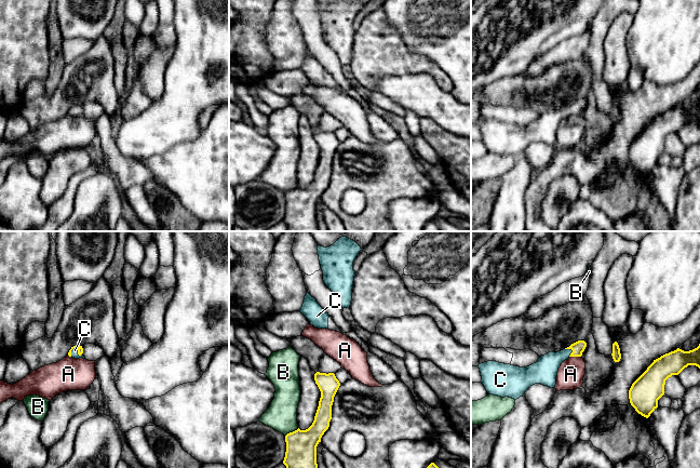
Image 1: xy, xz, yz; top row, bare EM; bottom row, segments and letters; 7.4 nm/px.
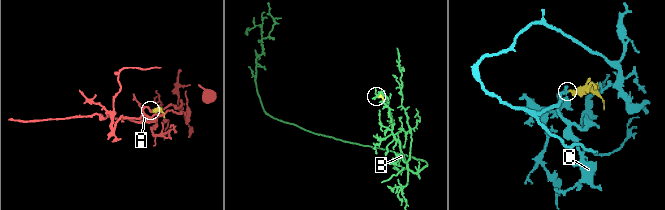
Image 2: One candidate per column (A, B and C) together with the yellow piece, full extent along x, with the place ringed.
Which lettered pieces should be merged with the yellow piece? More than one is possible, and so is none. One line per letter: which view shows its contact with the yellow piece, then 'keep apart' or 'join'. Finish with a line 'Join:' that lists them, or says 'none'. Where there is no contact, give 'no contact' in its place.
A: contact in yz; keep apart
B: contact in xz; keep apart
C: contact in xy; join
Join: C

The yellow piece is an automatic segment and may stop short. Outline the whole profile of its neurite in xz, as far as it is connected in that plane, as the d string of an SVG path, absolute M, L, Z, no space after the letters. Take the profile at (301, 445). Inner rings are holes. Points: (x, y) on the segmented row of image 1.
M317 372L314 380L321 391L314 420L308 429L298 428L285 436L286 452L283 464L286 468L318 468L317 446L329 427L332 405L340 383L334 373Z

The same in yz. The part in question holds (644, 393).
M700 344L692 350L677 348L654 360L632 384L629 390L631 405L638 414L648 418L658 407L658 400L664 395L665 380L672 375L678 375L688 365L700 369Z

